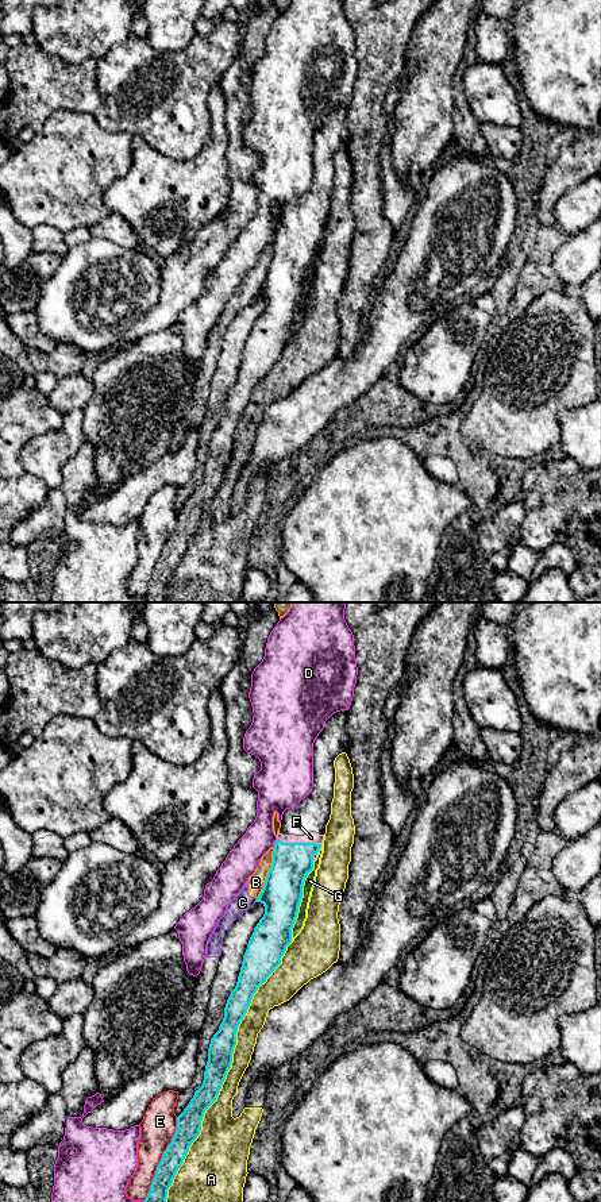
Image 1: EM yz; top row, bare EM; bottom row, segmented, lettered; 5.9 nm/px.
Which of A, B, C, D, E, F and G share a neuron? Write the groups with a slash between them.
A / B C / D / E / F / G

